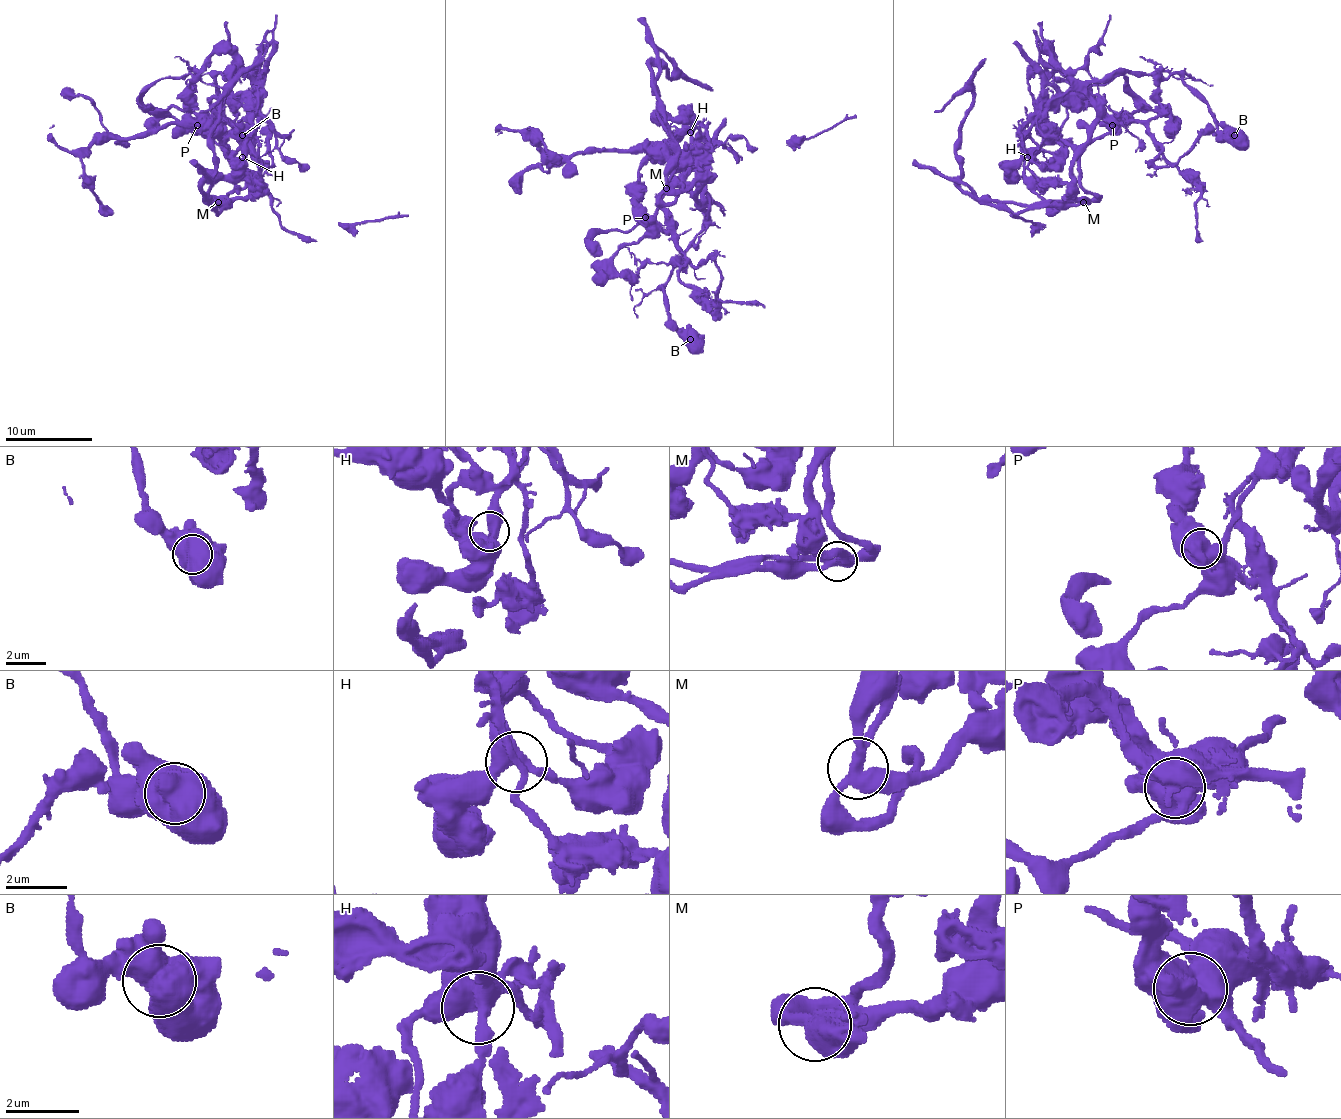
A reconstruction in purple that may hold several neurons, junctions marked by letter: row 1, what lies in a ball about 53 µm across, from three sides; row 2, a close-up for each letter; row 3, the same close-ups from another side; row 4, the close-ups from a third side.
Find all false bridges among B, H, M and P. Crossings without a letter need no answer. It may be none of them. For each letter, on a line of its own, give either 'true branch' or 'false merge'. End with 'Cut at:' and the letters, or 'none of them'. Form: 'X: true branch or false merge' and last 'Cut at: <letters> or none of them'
B: true branch
H: true branch
M: false merge
P: false merge
Cut at: M, P

